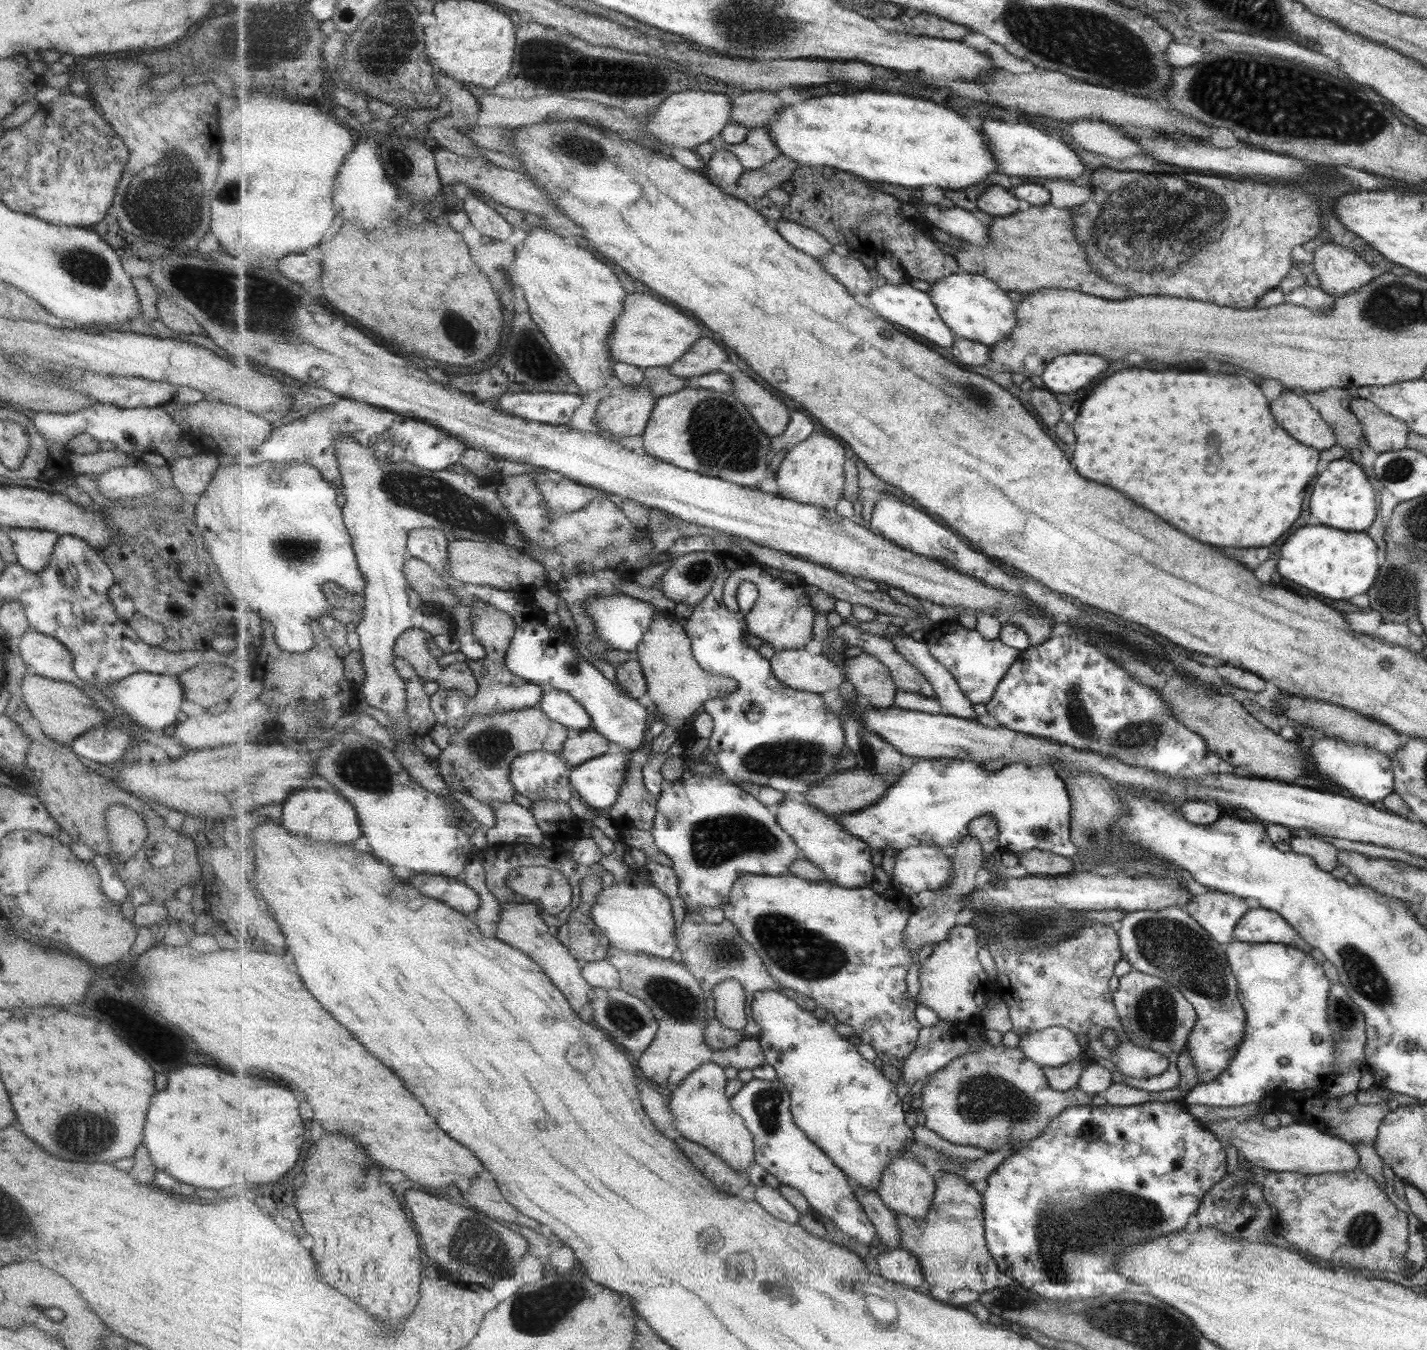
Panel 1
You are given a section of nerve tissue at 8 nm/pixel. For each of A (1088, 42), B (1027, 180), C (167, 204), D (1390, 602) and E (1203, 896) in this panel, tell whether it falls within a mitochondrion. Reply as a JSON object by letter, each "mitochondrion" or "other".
{"A":"mitochondrion","B":"other","C":"mitochondrion","D":"mitochondrion","E":"other"}

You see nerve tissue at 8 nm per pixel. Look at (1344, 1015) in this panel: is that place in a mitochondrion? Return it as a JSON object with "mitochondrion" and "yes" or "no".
{"mitochondrion":"yes"}

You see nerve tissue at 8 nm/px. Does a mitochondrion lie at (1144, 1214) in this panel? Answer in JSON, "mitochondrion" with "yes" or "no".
{"mitochondrion":"yes"}

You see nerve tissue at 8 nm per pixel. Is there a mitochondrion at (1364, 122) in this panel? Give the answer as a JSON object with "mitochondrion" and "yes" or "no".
{"mitochondrion":"yes"}

